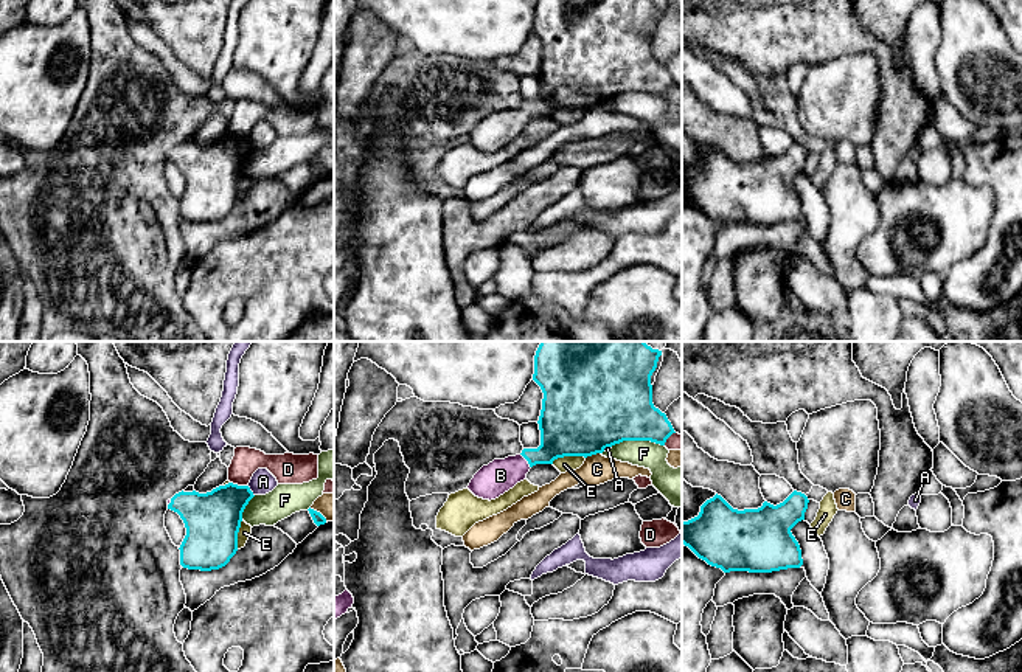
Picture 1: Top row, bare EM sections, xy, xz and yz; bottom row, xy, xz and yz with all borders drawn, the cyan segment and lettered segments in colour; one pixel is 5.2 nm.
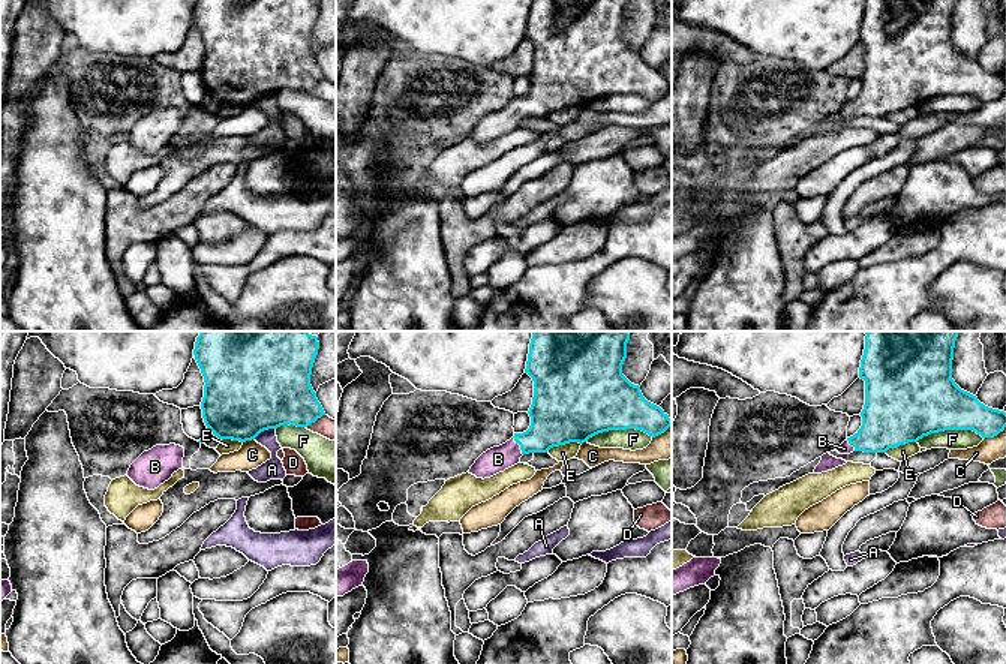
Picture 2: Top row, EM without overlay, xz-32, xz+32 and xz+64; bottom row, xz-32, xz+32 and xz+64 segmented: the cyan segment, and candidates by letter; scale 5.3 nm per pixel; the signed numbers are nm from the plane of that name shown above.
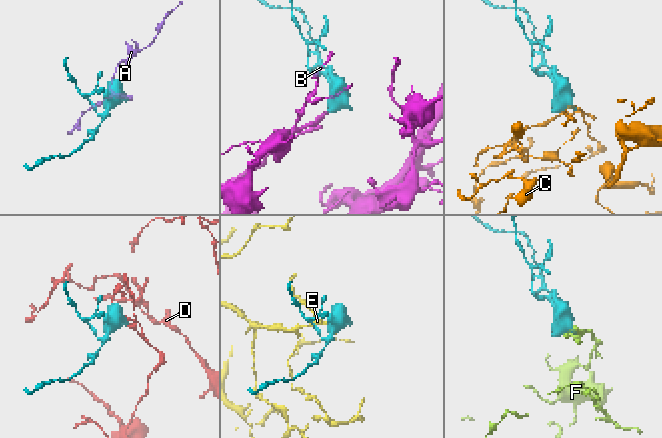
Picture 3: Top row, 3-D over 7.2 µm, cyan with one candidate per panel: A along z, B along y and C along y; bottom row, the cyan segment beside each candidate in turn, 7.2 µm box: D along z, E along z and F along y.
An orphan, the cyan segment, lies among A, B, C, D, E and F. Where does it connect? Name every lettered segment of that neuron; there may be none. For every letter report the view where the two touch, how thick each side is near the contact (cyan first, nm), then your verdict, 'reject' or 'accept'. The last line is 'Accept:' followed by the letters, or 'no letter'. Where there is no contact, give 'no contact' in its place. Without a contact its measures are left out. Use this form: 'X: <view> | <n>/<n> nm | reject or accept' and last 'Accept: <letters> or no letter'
A: xy | 280/120 nm | reject
B: xz | 260/170 nm | accept
C: xz | 480/160 nm | reject
D: xy | 280/140 nm | reject
E: xz | 440/80 nm | reject
F: xz | 440/140 nm | reject
Accept: B

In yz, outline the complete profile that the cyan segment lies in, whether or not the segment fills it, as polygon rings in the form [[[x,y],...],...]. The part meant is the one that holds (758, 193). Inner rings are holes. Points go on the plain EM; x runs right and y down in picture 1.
[[[794,143],[783,155],[773,158],[767,154],[758,161],[733,161],[721,147],[714,147],[700,158],[697,169],[682,174],[682,196],[688,199],[699,211],[708,217],[721,220],[724,225],[749,223],[772,225],[787,220],[800,220],[803,217],[801,202],[791,182],[801,172],[808,161],[808,149]]]

